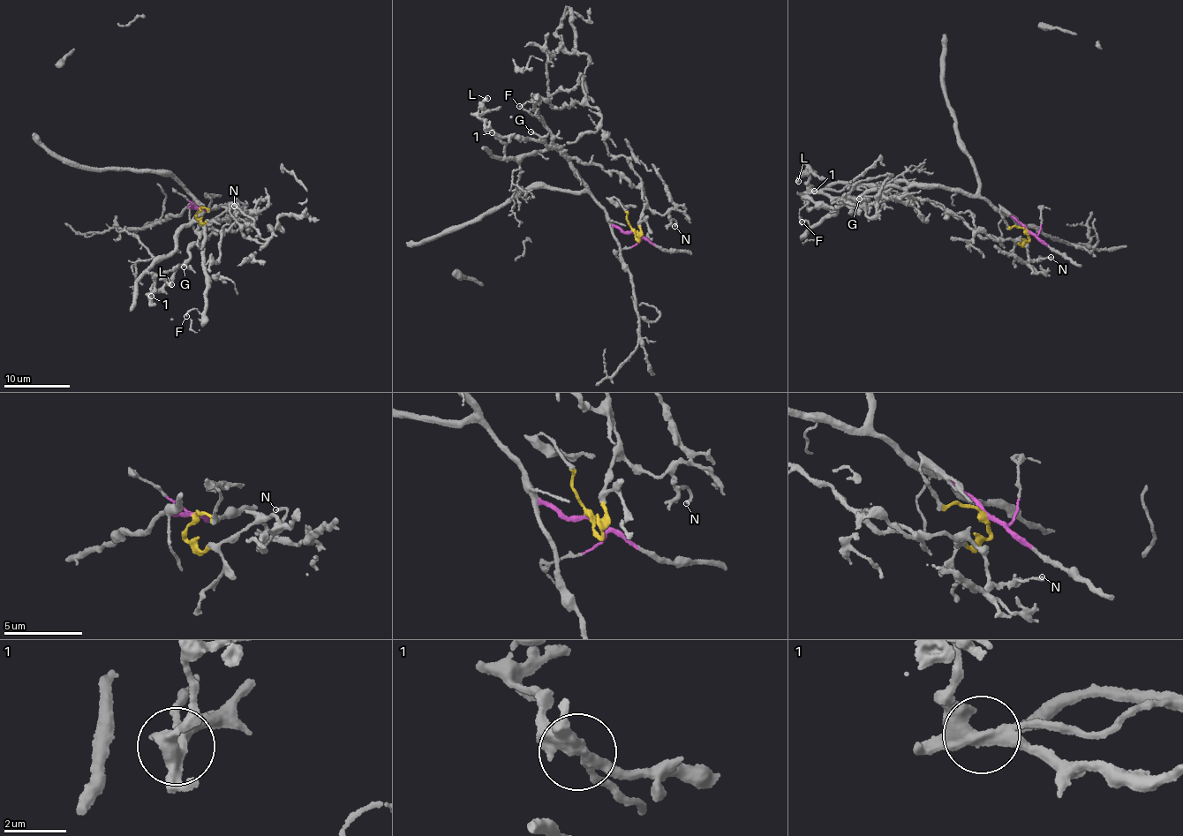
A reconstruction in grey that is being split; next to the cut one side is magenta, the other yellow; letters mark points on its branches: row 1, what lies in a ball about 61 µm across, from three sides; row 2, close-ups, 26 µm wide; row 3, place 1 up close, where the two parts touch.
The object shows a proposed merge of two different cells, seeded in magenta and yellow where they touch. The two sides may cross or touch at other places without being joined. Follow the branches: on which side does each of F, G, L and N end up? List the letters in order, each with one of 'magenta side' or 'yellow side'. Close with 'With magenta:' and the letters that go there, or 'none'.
F: magenta side
G: yellow side
L: yellow side
N: yellow side
With magenta: F

